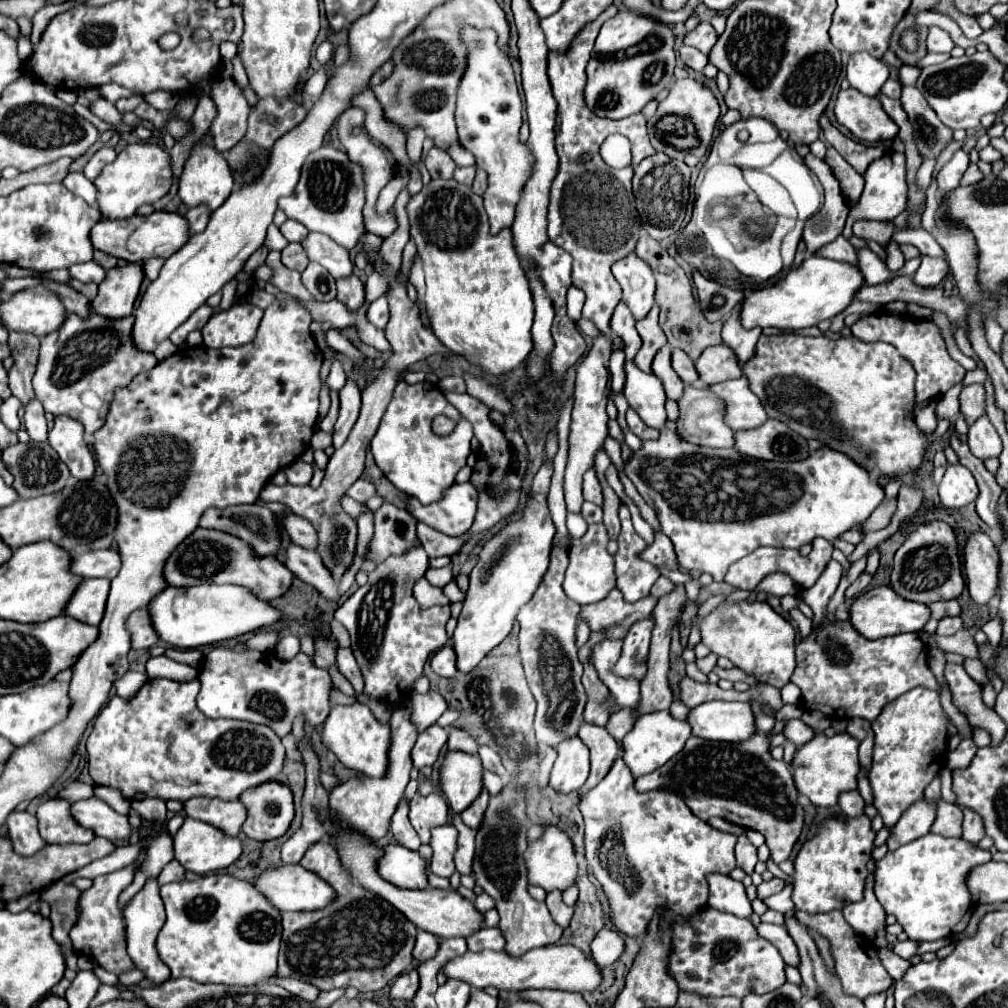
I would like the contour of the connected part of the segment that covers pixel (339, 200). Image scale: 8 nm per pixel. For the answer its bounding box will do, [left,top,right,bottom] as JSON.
[280,146,366,250]

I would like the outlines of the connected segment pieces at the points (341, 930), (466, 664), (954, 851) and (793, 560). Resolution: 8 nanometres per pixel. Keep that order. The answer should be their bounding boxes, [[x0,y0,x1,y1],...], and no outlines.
[[278,842,416,992],[452,498,554,672],[874,834,992,940],[724,538,832,590]]

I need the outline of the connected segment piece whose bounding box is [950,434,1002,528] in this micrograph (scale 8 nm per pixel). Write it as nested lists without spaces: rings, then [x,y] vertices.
[[[956,434],[950,436],[950,446],[954,448],[954,452],[958,454],[960,462],[974,474],[976,482],[978,482],[978,488],[980,488],[980,494],[976,498],[976,512],[978,516],[990,526],[990,528],[998,528],[998,514],[996,514],[996,502],[998,502],[998,496],[1002,492],[1002,488],[998,486],[994,474],[990,474],[982,460],[978,460],[976,456],[970,454],[968,450],[968,444],[966,442],[960,442],[956,438]]]

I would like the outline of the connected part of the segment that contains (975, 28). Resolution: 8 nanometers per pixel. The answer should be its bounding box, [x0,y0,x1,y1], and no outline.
[936,2,982,38]

